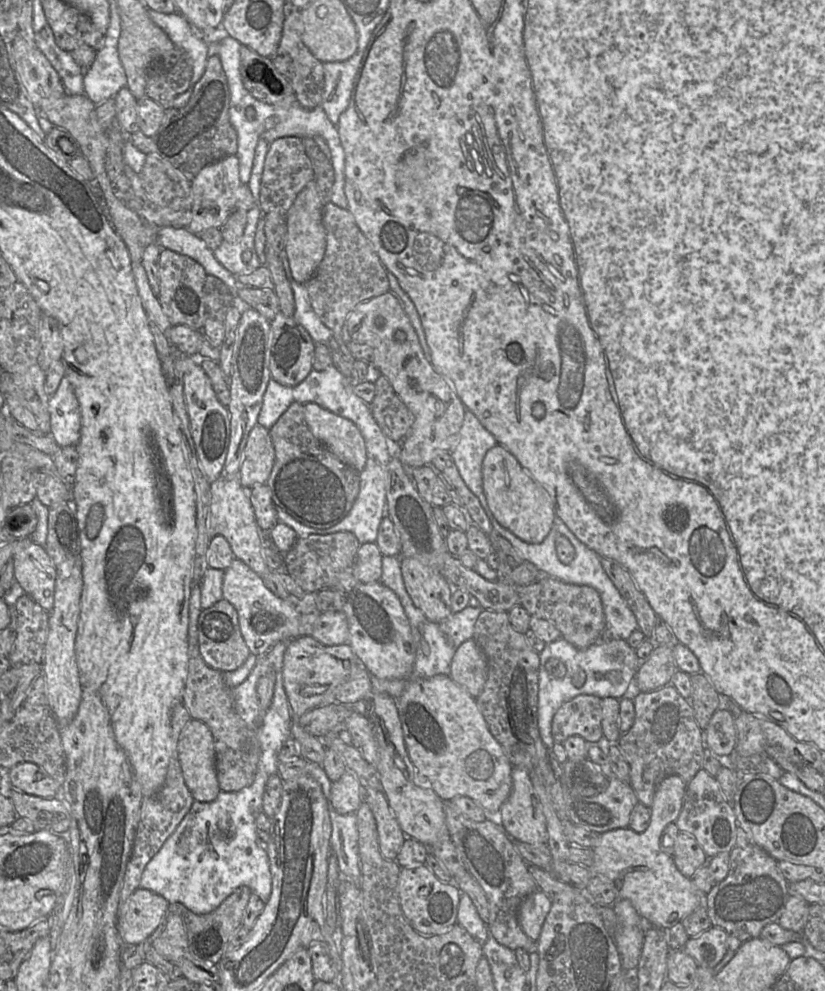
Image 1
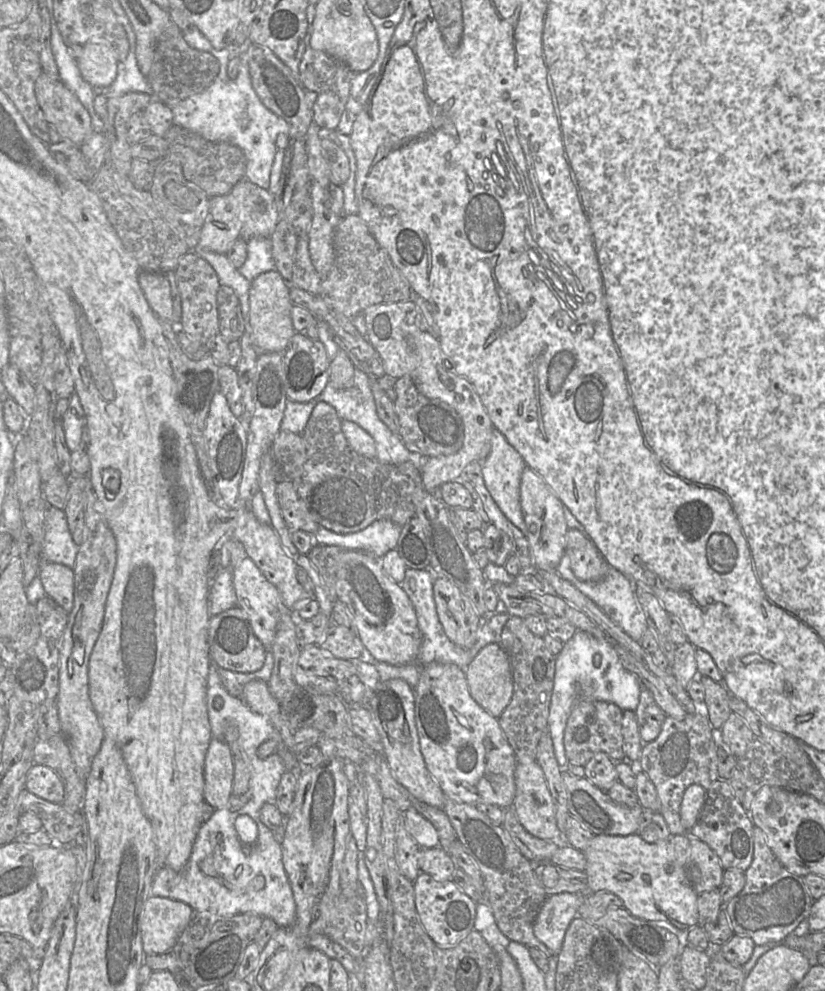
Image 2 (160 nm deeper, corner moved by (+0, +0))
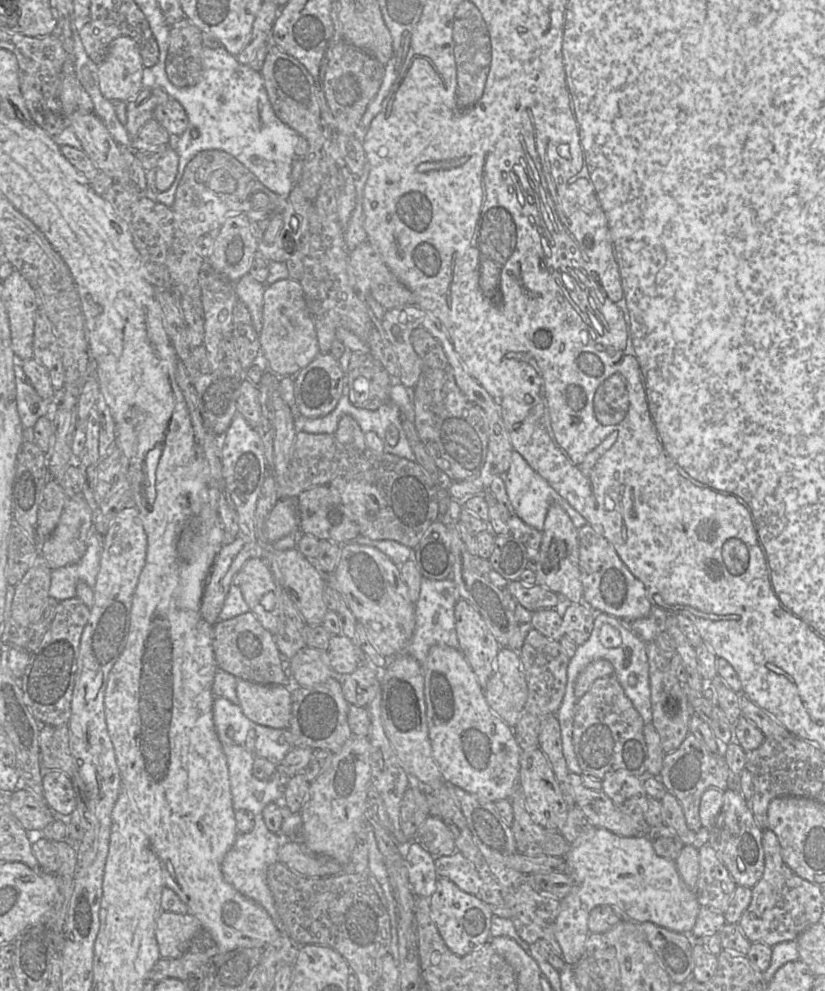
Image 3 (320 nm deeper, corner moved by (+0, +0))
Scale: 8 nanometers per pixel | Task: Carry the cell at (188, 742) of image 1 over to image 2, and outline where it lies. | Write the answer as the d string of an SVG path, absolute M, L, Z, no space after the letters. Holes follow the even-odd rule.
M212 738L204 761L204 800L215 810L228 806L234 777L233 754L223 740Z

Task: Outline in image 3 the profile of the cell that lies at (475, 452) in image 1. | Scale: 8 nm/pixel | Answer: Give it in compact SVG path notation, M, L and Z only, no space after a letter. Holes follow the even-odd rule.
M517 451L503 476L507 495L519 515L528 525L543 530L548 509L560 496Z

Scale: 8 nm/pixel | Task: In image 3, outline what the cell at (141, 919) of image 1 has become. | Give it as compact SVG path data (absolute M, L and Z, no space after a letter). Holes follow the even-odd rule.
M162 911L155 929L161 959L180 957L202 928L200 921L191 913Z

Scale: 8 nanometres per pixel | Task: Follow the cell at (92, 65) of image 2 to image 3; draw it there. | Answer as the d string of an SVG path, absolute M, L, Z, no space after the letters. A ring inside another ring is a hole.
M127 36L114 39L108 49L105 59L98 65L98 86L105 98L109 101L128 102L135 98L143 89L142 77L144 65L136 42Z

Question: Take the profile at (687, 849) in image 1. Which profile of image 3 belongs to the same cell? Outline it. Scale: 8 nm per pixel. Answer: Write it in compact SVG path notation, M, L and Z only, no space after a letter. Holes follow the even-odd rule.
M709 844L698 849L699 876L695 895L700 907L709 907L724 914L737 887L727 868Z

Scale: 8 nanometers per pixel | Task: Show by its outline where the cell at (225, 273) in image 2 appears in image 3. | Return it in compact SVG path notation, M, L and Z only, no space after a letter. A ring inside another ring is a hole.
M245 275L234 283L238 298L246 305L257 333L263 327L263 297L265 283L258 282L250 275Z

